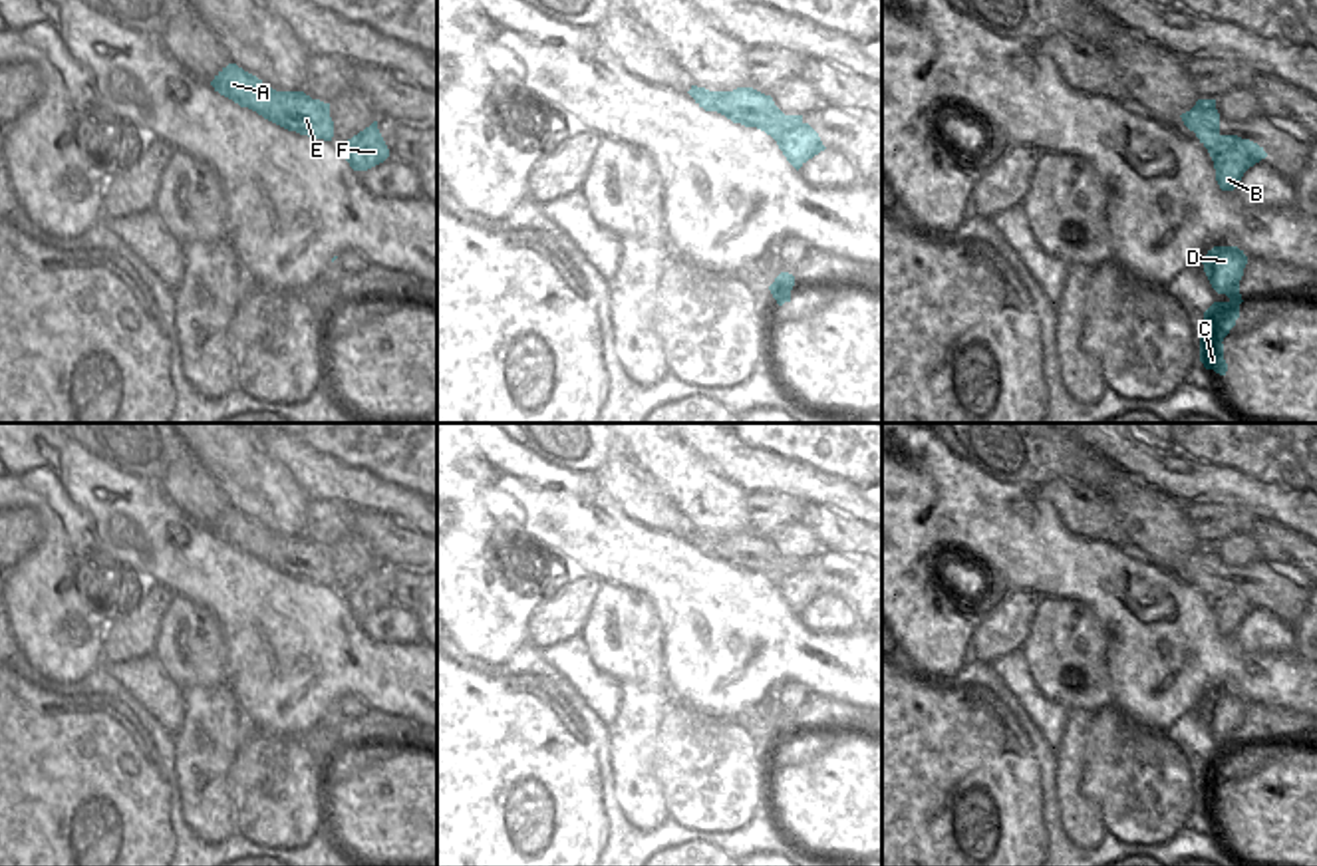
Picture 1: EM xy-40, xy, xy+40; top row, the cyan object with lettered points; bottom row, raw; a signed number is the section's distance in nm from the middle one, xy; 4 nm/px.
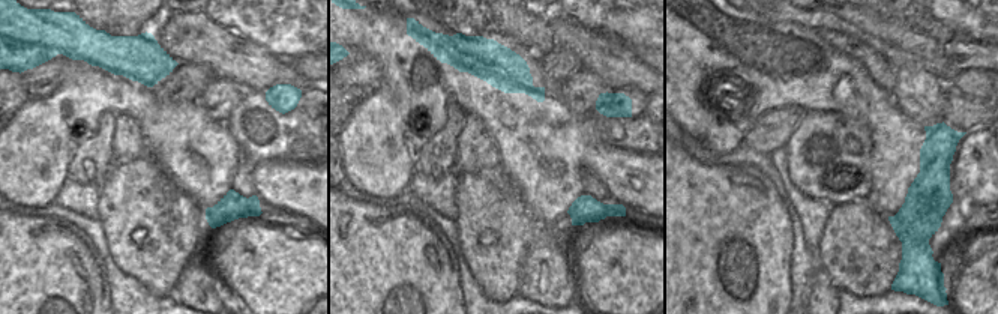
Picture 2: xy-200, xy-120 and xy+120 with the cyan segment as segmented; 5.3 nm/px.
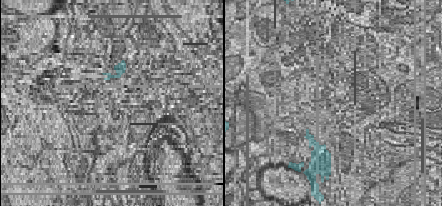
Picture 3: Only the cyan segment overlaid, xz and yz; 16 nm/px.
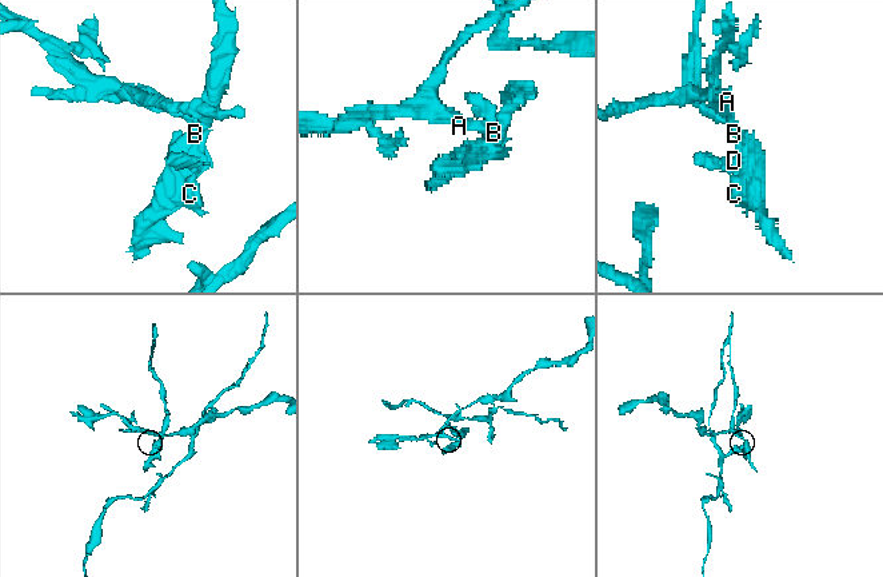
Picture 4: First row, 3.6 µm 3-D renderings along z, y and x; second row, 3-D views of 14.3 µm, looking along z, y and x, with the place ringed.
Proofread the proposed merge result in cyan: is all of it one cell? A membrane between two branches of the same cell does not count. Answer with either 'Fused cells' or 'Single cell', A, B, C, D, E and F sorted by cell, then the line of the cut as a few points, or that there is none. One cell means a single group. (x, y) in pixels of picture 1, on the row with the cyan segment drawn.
Fused cells. Groups: A E / B C D F. Split along xy (801, 122), (795, 122), (775, 140)

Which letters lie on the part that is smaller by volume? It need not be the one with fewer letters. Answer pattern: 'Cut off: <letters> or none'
Cut off: B, C, D, F

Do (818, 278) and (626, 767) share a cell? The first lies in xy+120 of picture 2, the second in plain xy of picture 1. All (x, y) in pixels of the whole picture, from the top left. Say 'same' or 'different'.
same

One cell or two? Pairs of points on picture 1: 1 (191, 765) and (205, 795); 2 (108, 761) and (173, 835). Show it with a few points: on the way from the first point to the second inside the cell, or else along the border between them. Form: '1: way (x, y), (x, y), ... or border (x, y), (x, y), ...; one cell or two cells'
1: way (195, 773), (197, 791); one cell
2: border (159, 785), (163, 845); two cells

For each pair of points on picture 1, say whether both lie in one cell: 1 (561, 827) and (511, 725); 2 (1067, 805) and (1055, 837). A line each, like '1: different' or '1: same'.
1: same
2: different

